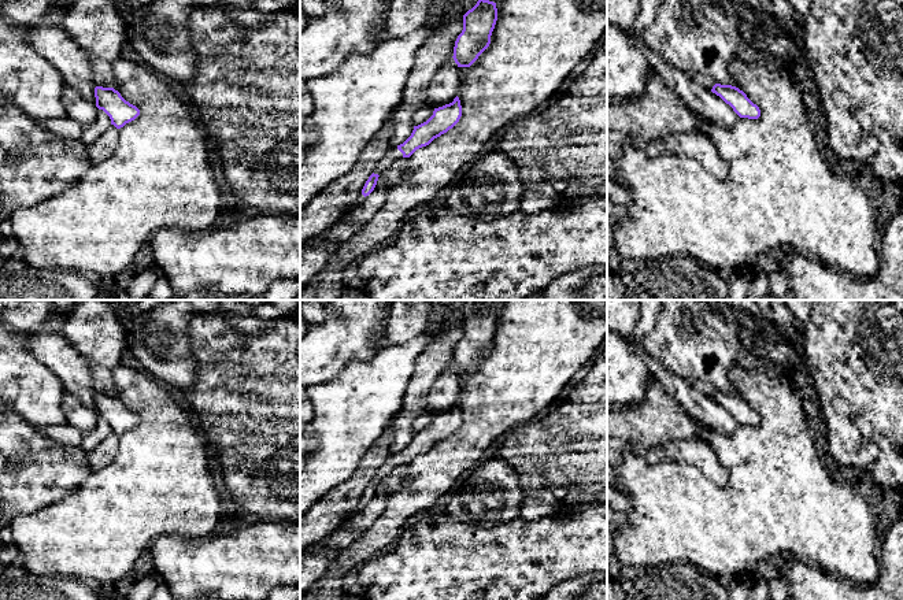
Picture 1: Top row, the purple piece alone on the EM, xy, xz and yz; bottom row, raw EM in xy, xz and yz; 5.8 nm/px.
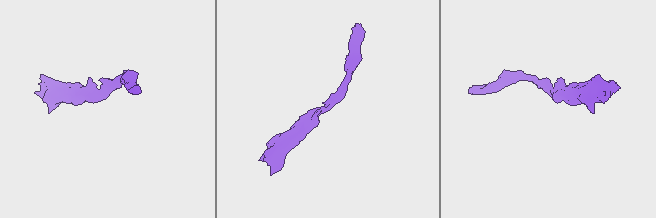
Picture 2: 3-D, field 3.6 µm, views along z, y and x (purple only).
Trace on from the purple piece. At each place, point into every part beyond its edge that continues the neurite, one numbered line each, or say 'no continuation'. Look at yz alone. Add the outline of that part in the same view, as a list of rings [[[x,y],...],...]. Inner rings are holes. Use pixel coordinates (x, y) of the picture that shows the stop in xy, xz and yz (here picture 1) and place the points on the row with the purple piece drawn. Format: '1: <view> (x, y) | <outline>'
no continuation

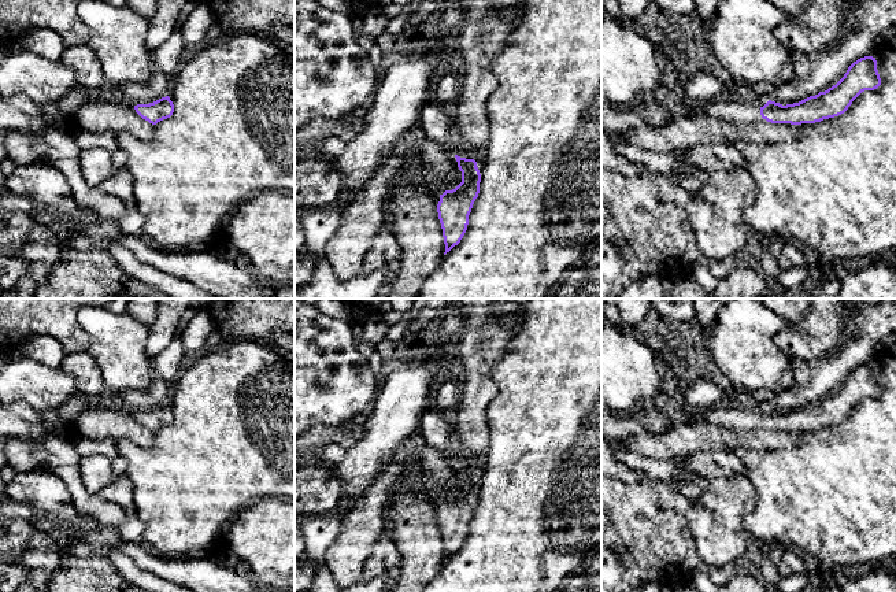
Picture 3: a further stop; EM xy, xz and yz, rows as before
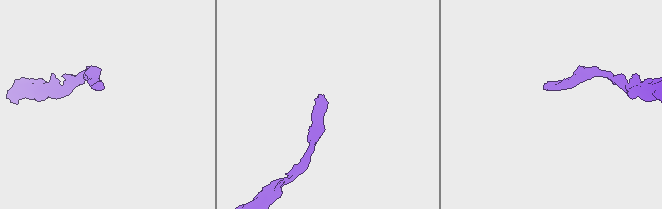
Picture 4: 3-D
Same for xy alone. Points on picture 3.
no continuation

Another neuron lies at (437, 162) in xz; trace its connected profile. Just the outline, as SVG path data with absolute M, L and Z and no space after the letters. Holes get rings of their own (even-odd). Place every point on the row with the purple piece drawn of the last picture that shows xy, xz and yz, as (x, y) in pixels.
M426 137L410 158L414 166L432 180L438 196L462 182L462 171L451 149L432 138Z

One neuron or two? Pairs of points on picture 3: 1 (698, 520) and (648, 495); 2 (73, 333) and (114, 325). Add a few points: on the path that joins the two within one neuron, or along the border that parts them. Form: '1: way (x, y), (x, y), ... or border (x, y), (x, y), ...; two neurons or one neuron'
1: border (691, 502), (687, 513), (687, 525), (695, 546); two neurons
2: border (77, 313), (77, 324), (88, 336), (86, 350); two neurons

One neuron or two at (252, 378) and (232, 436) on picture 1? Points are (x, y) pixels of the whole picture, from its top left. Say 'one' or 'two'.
one

